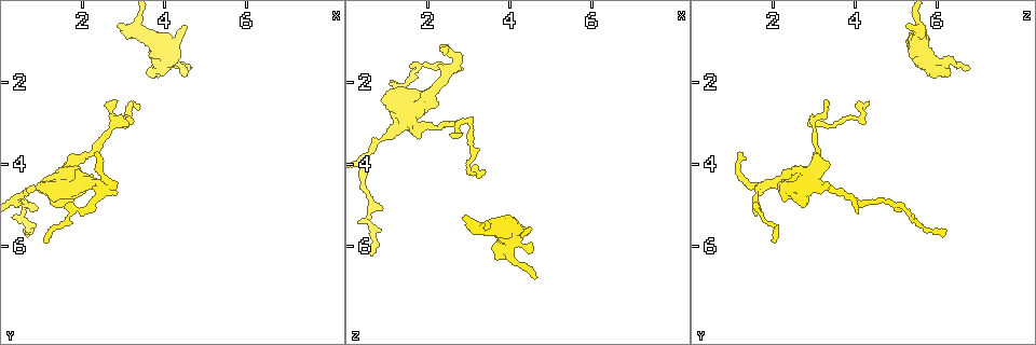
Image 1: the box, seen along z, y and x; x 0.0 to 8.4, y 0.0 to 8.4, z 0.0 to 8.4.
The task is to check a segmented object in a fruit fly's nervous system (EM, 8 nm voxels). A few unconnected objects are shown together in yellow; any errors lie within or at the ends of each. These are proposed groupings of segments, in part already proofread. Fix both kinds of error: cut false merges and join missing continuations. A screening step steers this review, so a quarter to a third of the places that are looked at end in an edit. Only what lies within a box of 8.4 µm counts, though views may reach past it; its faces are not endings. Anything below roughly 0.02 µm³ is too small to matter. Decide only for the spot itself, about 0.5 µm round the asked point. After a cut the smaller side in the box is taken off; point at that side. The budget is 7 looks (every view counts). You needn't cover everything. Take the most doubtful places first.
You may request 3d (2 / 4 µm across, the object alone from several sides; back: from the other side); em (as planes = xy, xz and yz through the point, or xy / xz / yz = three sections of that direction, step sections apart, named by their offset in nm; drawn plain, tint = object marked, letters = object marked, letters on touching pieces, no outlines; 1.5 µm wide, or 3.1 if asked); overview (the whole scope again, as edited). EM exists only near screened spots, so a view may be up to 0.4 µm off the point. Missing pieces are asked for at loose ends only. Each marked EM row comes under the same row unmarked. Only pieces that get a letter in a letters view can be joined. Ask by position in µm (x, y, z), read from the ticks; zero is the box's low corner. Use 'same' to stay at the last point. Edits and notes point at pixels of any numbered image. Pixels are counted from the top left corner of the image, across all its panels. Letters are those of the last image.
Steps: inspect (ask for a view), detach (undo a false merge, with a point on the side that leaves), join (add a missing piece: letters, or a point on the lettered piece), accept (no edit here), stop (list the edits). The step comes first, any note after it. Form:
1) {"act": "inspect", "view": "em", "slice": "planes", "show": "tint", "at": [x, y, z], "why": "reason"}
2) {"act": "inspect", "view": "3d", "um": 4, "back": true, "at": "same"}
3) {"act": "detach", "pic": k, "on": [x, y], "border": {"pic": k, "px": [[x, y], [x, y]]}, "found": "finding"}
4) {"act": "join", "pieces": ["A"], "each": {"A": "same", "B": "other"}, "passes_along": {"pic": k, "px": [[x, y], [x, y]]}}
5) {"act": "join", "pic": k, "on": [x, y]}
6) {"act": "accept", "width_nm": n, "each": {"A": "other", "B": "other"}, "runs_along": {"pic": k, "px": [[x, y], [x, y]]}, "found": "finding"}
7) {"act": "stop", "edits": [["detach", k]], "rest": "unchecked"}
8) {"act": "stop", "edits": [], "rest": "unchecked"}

{"act": "inspect", "view": "em", "slice": "xy", "step": 8, "show": "tint", "at": [2.95, 0.55, 5.25], "why": "an open end"}

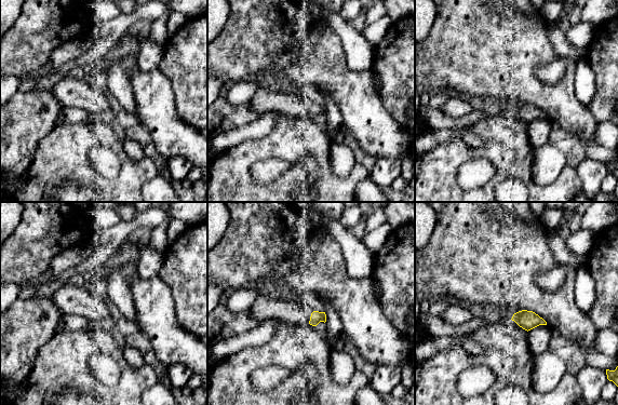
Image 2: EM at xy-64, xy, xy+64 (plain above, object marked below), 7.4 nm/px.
{"act": "inspect", "view": "em", "slice": "planes", "show": "letters", "at": "same"}

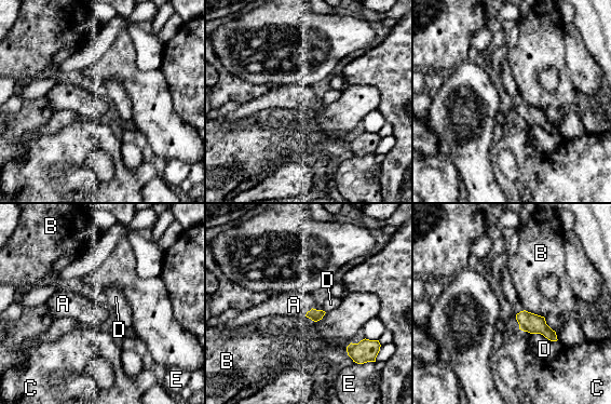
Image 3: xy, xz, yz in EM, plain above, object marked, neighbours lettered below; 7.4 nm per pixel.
{"act": "join", "pieces": ["A"], "each": {"A": "same", "B": "other", "C": "other", "D": "other", "E": "other"}, "found": "the neuron continues"}

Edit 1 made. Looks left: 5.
{"act": "inspect", "view": "overview"}

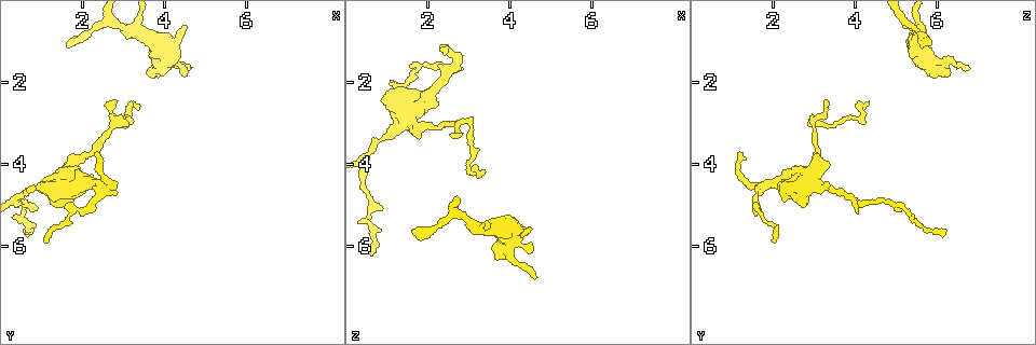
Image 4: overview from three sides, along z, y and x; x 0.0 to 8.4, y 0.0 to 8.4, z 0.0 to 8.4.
{"act": "inspect", "view": "3d", "um": 4, "back": true, "at": [3.65, 1.85, 6.20]}

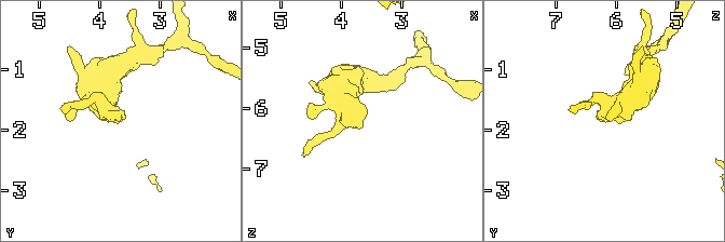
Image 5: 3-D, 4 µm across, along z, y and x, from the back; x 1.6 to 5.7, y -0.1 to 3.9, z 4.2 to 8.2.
{"act": "inspect", "view": "em", "slice": "xz", "step": 4, "show": "tint", "at": [3.70, 1.85, 6.25]}

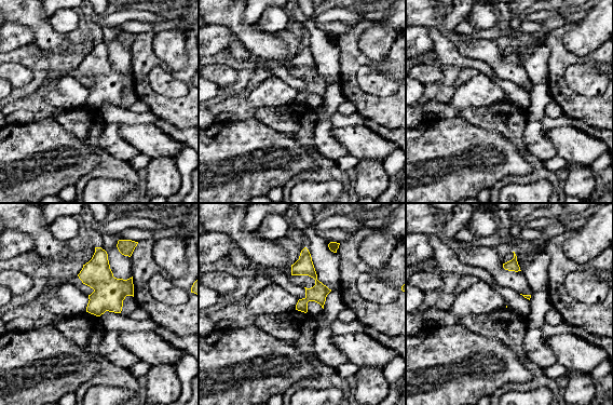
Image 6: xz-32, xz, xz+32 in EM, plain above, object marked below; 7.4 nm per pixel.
{"act": "inspect", "view": "em", "slice": "planes", "show": "letters", "at": "same"}

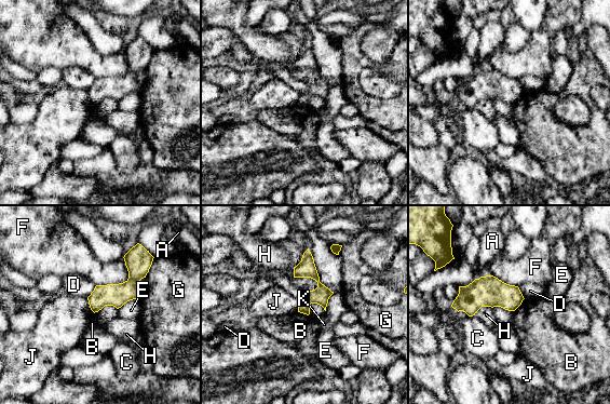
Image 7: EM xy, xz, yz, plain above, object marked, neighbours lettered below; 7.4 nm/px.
{"act": "accept", "each": {"A": "other", "B": "other", "C": "other", "D": "other", "E": "other", "F": "other", "G": "other", "H": "other", "J": "other", "K": "other"}, "border": {"pic": 7, "px": [[525, 298], [514, 311]]}, "found": "no lettered piece goes on from it"}

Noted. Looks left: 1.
{"act": "inspect", "view": "em", "slice": "planes", "show": "letters", "at": [1.10, 5.90, 2.05]}

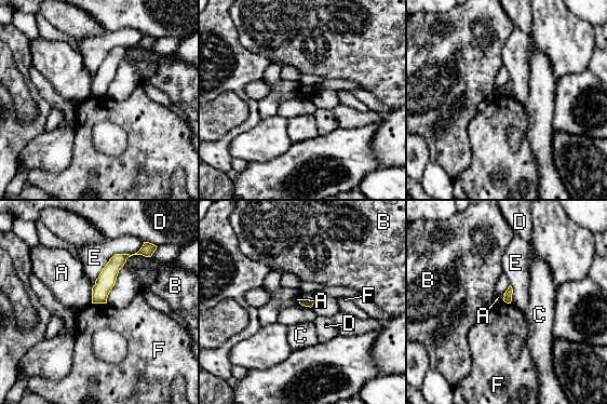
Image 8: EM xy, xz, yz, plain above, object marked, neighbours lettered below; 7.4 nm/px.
{"act": "accept", "longest_contact_nm": ["E", 460], "each": {"A": "other", "B": "other", "C": "other", "D": "other", "E": "other", "F": "other"}, "runs_along": {"pic": 8, "px": [[124, 256], [110, 270], [94, 300]]}, "found": "none of them fits"}

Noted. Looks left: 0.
{"act": "stop", "edits": [["join", 3]], "rest": "unchecked"}

